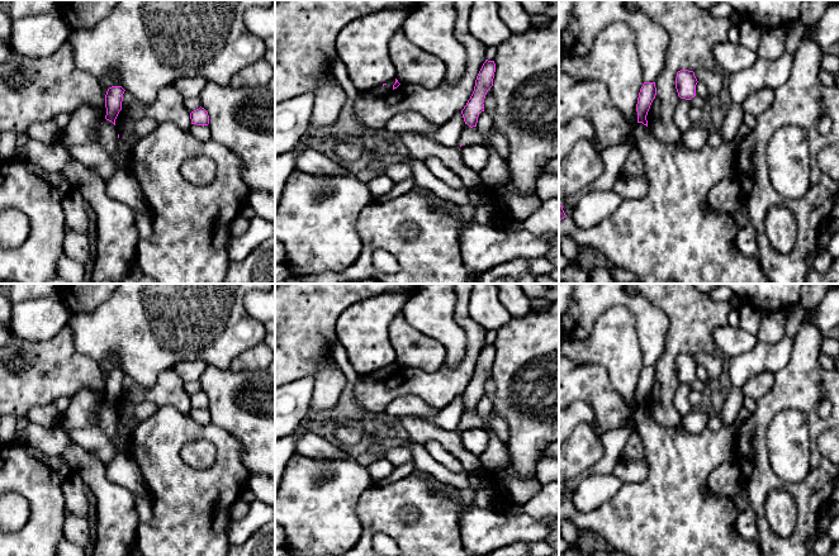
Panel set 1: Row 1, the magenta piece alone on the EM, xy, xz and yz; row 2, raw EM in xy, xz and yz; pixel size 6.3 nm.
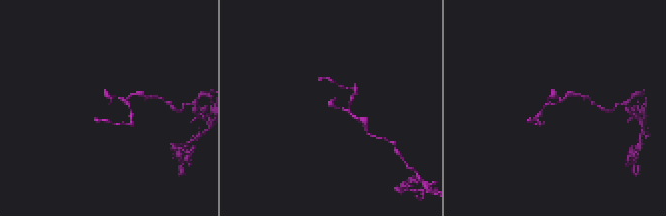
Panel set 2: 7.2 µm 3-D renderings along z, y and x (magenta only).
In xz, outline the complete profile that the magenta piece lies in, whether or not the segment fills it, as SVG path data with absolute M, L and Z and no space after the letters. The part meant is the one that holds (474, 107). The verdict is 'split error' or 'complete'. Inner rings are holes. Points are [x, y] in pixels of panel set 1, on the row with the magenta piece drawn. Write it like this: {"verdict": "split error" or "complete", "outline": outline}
{"verdict": "complete", "outline": "M485 60L477 76L474 91L470 99L468 100L466 105L461 110L464 122L470 128L477 127L478 117L482 111L484 111L483 103L488 90L493 86L494 72L494 61Z"}

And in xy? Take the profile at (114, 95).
{"verdict": "complete", "outline": "M112 86L108 89L105 95L105 108L106 115L105 119L112 122L115 125L115 119L122 110L122 101L124 89L122 86Z"}

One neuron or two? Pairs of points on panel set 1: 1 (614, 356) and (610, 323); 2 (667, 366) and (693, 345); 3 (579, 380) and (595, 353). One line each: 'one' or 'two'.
1: one
2: one
3: two

